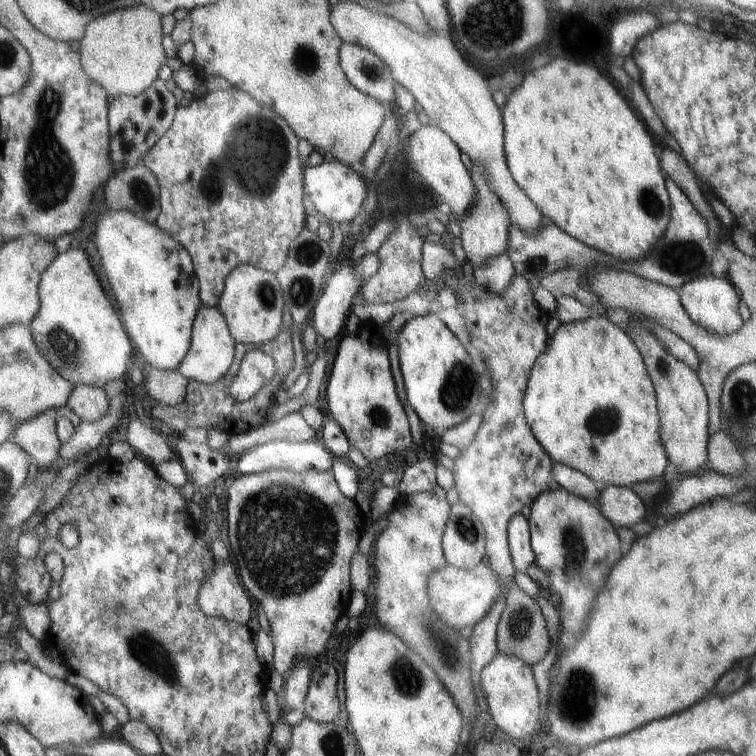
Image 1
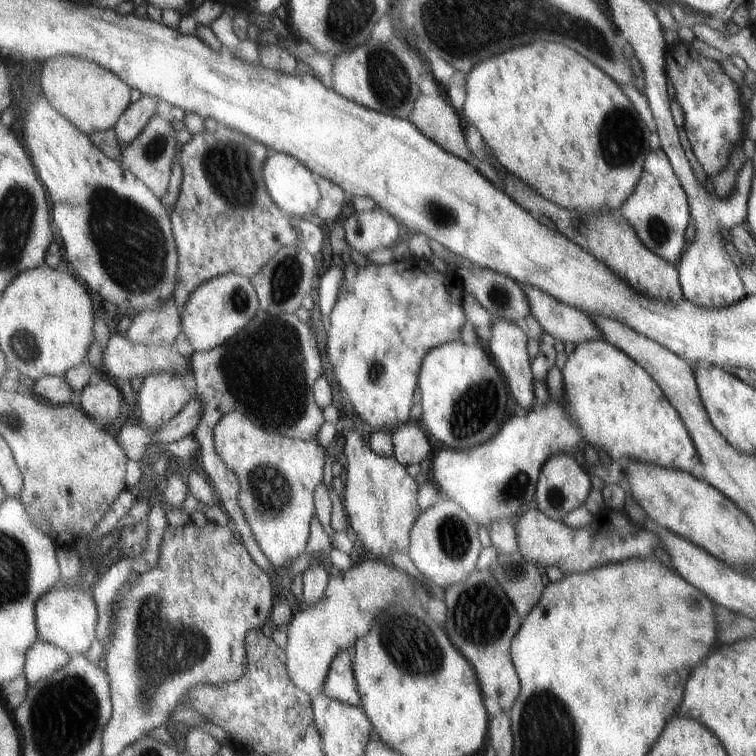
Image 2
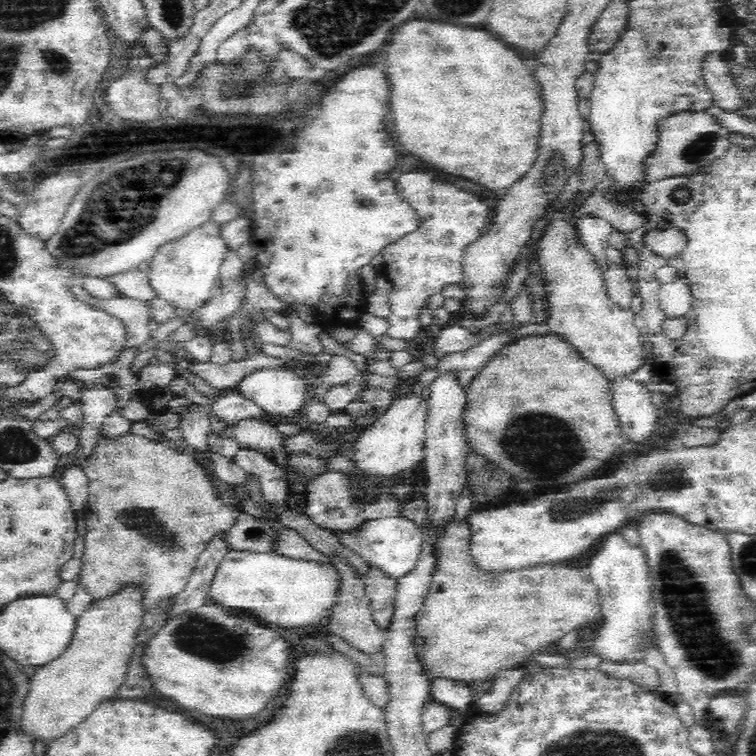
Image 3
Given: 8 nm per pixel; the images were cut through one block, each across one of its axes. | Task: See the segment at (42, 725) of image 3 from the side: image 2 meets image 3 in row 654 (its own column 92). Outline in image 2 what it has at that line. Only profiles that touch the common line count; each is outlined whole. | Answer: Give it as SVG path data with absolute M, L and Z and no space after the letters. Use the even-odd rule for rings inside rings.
M71 55L47 59L41 78L42 92L48 101L77 128L89 135L113 129L124 112L131 106L132 86L97 62Z

